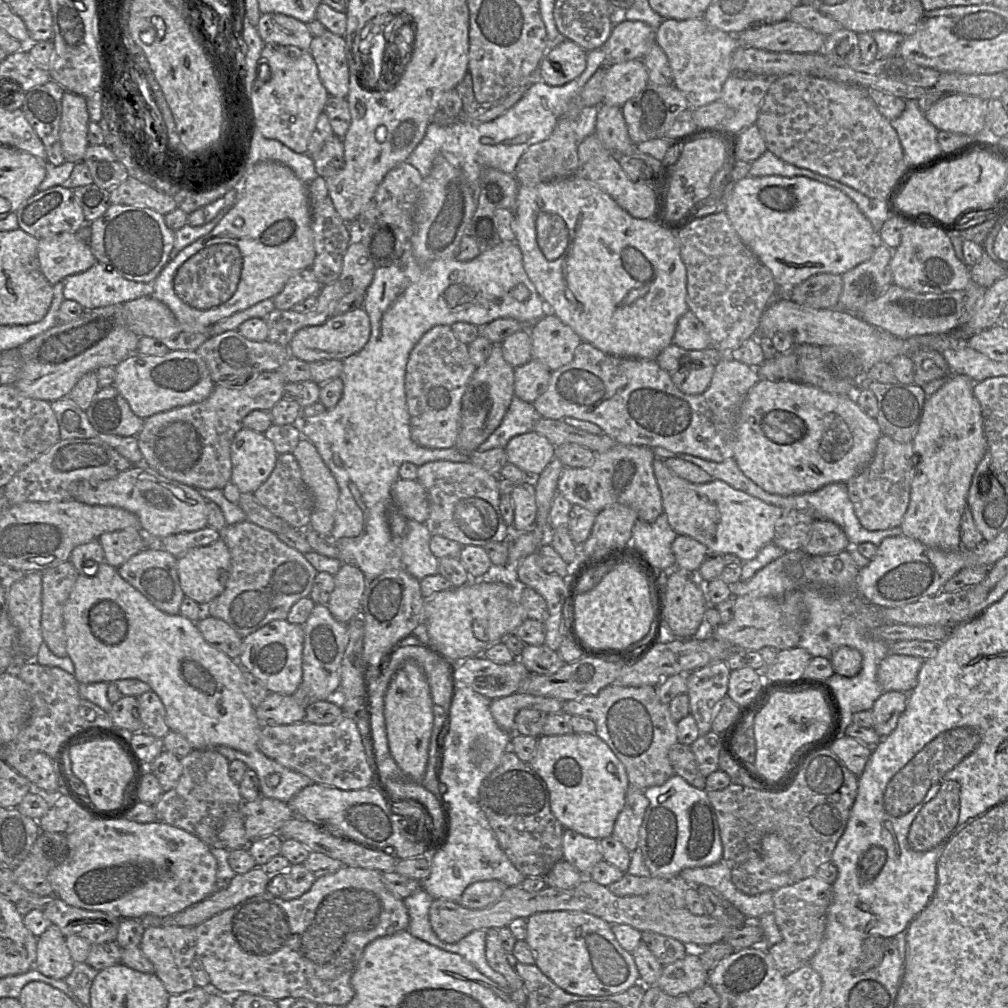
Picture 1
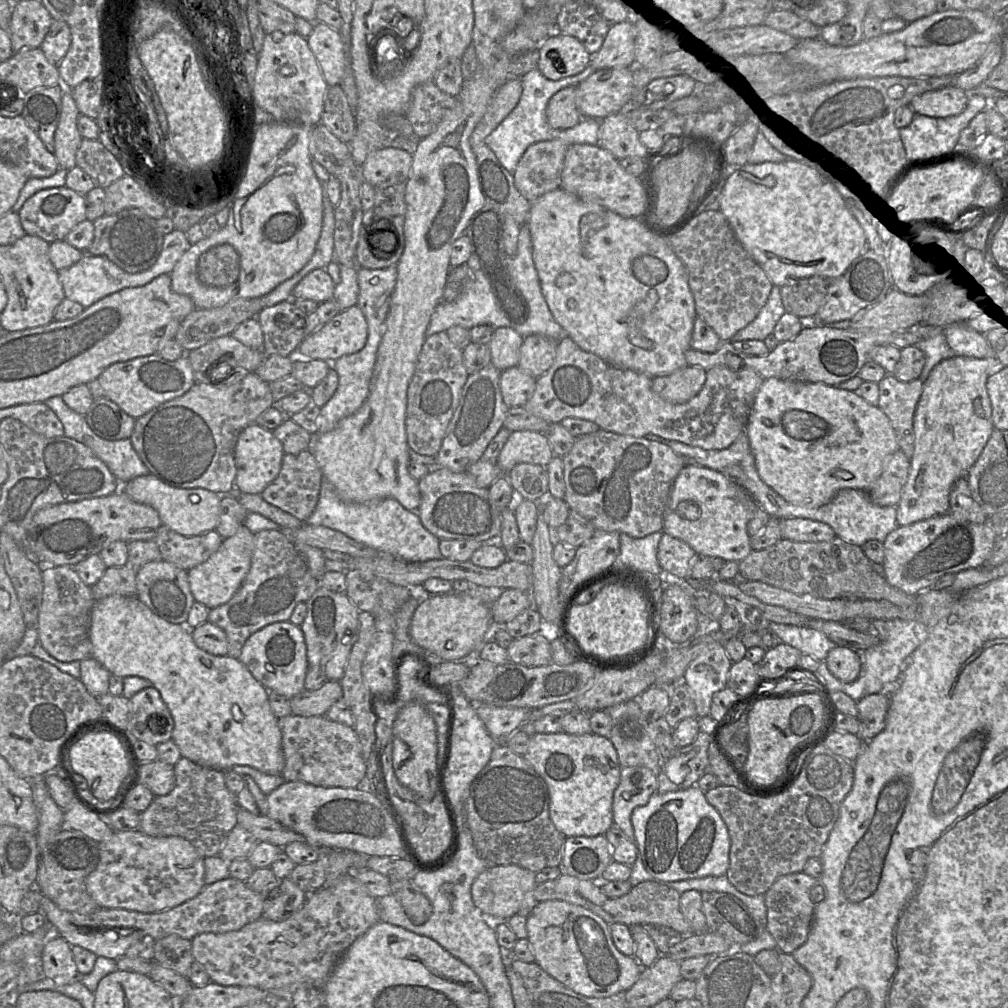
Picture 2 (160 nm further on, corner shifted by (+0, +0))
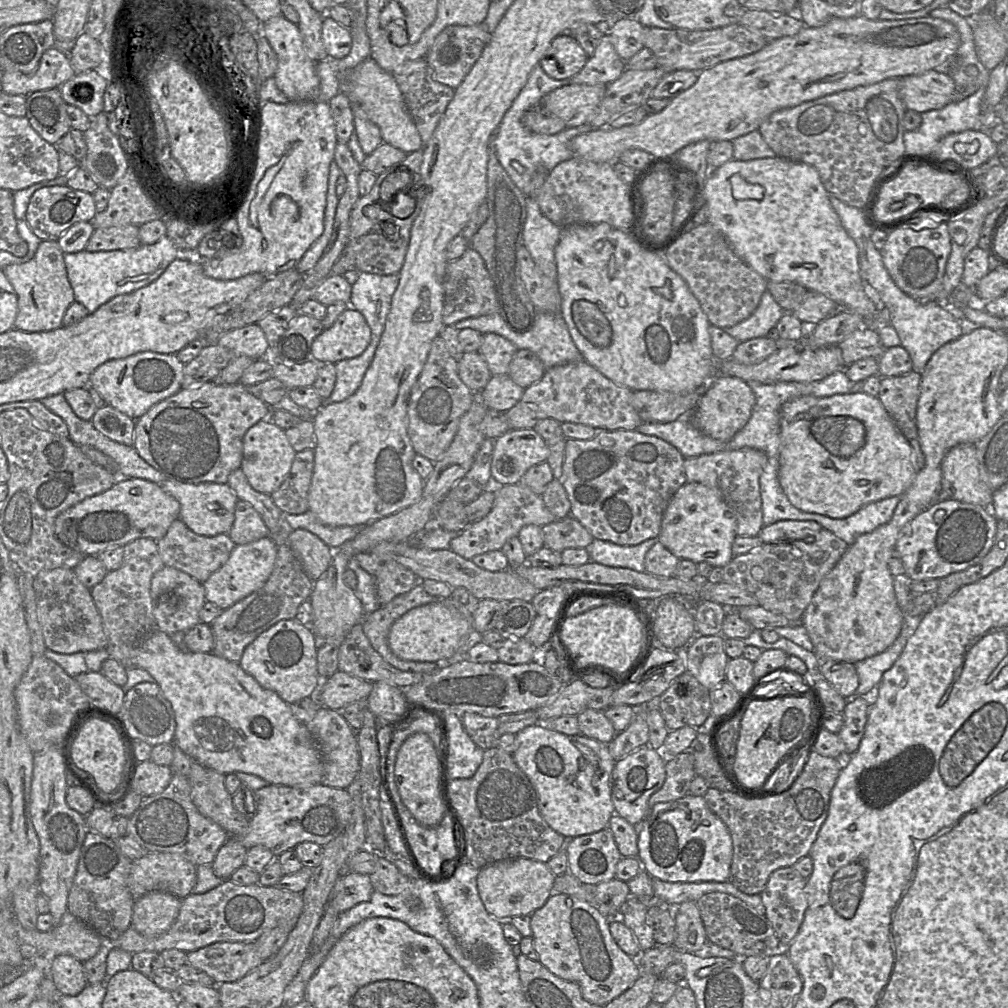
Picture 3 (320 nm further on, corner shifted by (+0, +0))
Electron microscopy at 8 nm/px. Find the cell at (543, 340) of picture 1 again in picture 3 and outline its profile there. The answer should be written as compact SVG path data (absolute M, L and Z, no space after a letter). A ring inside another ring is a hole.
M518 349L510 363L508 376L525 389L541 380L545 371L544 364L533 352Z

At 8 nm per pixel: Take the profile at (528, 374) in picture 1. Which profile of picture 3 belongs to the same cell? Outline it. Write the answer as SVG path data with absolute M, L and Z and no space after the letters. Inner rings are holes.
M506 374L492 375L487 385L480 392L489 409L507 412L520 401L524 390Z

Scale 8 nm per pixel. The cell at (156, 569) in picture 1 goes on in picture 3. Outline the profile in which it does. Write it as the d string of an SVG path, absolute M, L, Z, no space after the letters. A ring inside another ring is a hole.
M165 565L153 575L150 593L157 630L172 635L200 623L199 612L206 602L205 591L203 584L187 573Z

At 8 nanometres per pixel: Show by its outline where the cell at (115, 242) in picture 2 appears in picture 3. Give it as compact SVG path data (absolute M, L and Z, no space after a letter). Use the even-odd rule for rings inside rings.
M114 226L95 228L85 250L89 252L136 248L140 243L139 226Z

